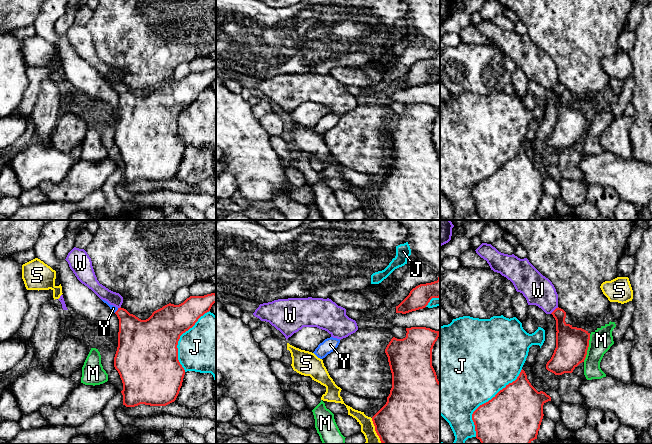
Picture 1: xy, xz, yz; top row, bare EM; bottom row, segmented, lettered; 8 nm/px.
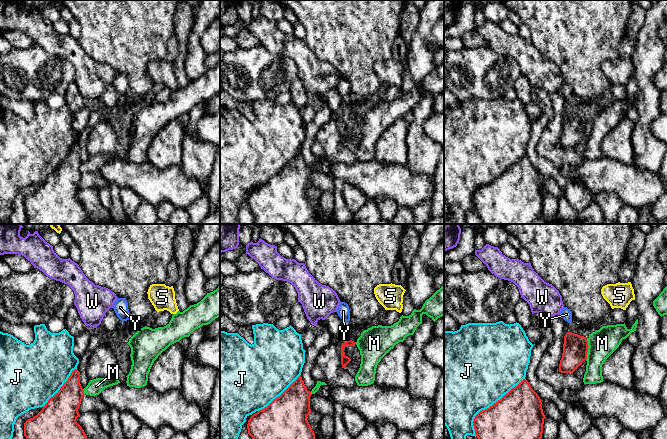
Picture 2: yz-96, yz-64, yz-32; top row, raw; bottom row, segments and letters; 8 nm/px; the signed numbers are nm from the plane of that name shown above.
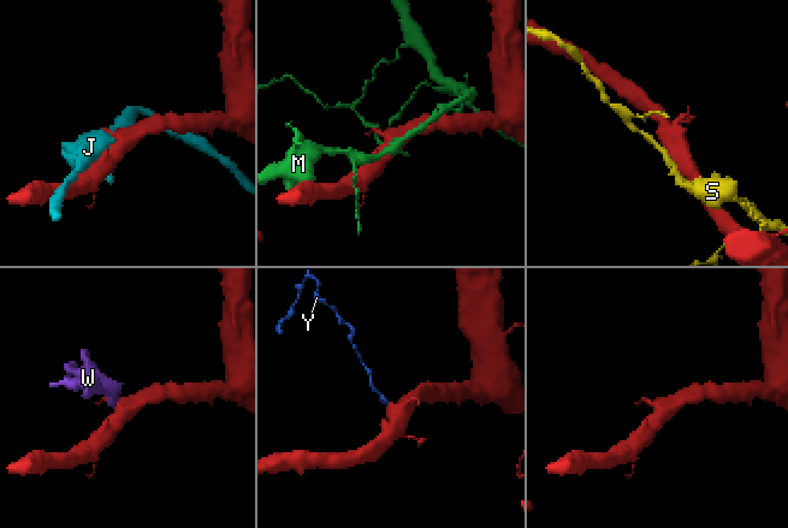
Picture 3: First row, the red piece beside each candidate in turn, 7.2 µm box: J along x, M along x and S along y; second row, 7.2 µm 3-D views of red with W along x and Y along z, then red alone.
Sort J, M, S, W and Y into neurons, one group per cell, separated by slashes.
J / M / S / W / Y

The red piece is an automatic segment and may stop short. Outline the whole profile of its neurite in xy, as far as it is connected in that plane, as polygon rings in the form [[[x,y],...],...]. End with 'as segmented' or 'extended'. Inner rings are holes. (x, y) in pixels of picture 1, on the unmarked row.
[[[216,70],[190,72],[179,81],[169,79],[154,87],[146,96],[139,95],[124,84],[117,84],[105,76],[102,77],[110,83],[119,95],[118,123],[114,133],[114,143],[123,159],[123,166],[121,167],[123,181],[126,183],[135,183],[140,180],[166,182],[174,178],[179,170],[185,151],[185,146],[178,136],[178,117],[180,112],[192,104],[201,92],[210,87],[212,81],[216,79]]] | extended

